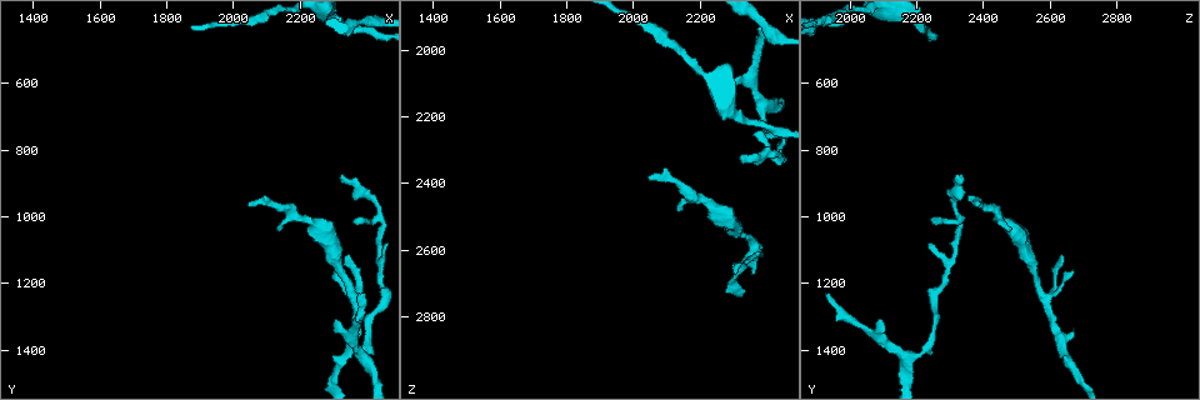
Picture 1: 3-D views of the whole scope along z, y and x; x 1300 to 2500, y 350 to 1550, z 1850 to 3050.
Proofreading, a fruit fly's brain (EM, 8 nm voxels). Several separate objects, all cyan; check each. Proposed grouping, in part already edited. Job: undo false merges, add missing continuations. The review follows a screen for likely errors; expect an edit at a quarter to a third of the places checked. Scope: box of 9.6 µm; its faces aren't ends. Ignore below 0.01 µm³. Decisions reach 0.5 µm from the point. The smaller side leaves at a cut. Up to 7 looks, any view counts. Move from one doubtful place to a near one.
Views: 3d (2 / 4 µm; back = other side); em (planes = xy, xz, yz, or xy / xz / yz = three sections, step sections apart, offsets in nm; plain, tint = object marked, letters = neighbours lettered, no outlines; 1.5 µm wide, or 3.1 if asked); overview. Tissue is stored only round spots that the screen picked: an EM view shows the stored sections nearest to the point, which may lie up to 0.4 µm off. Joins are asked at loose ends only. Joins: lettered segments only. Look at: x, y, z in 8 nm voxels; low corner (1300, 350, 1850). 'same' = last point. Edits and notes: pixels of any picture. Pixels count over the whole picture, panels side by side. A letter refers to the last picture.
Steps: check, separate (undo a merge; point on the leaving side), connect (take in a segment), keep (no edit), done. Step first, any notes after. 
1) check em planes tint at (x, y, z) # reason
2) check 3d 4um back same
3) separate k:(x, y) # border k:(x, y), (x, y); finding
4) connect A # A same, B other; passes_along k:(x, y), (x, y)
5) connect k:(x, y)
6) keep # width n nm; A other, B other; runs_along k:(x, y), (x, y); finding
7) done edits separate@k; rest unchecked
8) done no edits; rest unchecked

check em planes letters at (2320, 880, 2310) # branch stops here

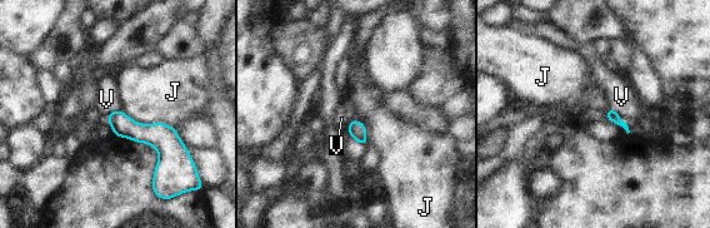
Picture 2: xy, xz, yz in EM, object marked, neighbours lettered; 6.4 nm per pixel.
keep # width 80 nm; J other, V other; border 2:(349, 119), (348, 134), (366, 145); none of them fits

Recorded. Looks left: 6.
check em planes letters at (2380, 1420, 2170) # arms part here

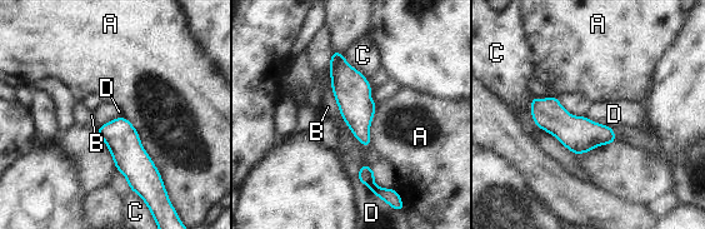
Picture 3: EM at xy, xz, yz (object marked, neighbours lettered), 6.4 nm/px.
keep # A other, B other, C other, D other; continuous, no second cell

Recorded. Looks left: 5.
check 3d 2um at (2040, 960, 2380) # an open end

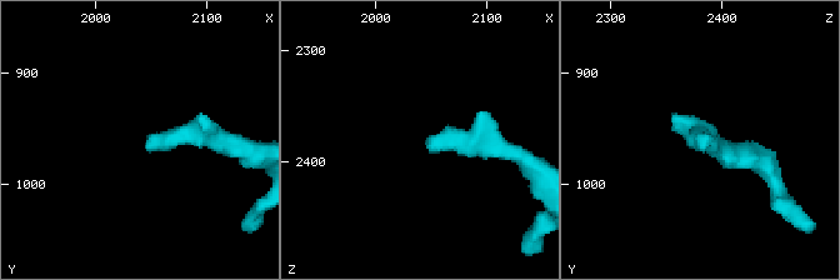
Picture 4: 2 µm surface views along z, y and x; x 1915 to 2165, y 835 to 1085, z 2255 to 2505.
check em planes letters at (2046, 966, 2386) # need the tissue

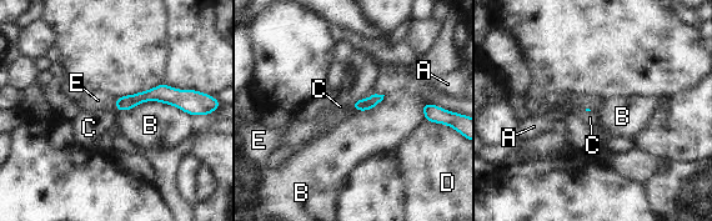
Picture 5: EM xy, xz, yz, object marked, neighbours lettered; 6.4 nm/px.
connect E # longest_contact B 500 nm; A other, B other, C other, D other, E same; the cell continues

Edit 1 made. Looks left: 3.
done edits connect@5; rest unchecked

